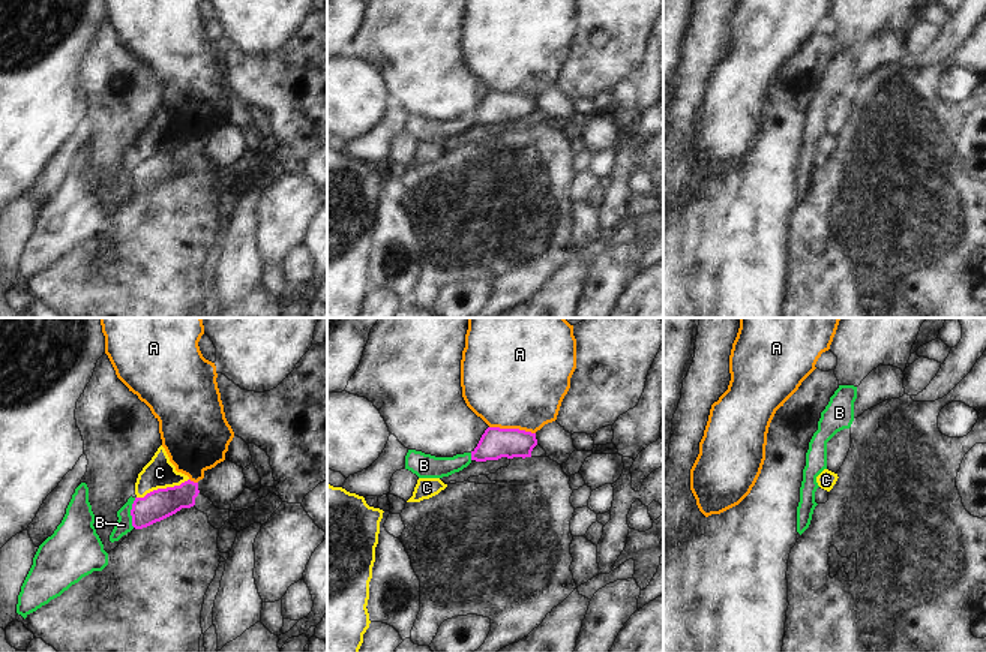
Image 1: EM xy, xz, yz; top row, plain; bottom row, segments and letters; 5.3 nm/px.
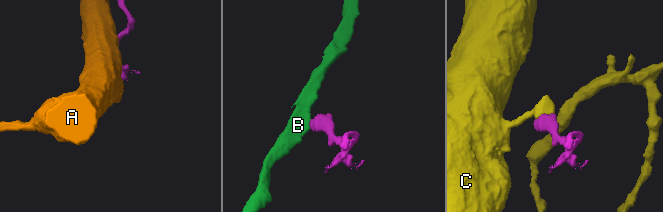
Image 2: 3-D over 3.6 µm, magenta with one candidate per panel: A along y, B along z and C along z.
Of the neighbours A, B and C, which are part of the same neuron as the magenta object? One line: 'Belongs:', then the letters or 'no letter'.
Belongs: no letter

